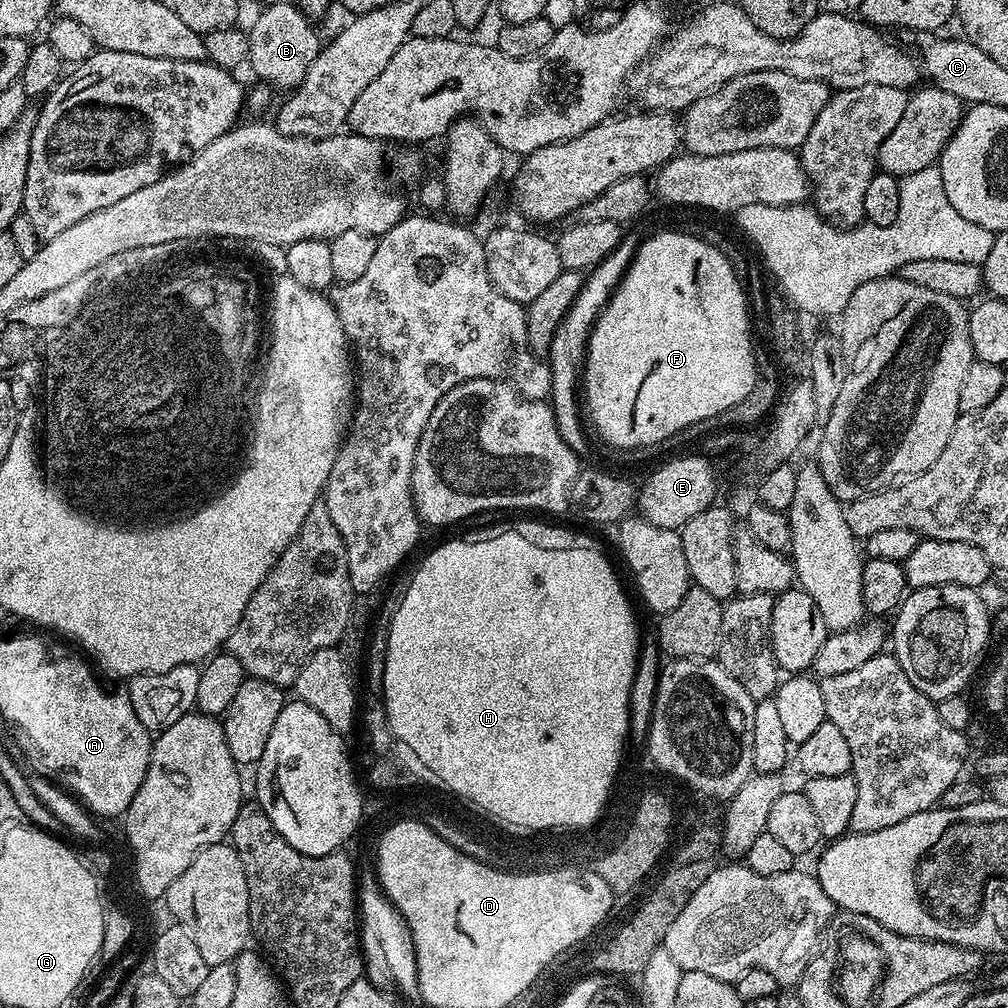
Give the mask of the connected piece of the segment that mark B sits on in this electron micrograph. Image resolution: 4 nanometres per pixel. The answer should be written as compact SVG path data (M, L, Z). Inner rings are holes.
M292 2L272 4L257 14L252 28L247 29L247 63L252 64L253 70L256 71L256 76L260 79L257 81L273 89L288 88L287 90L295 90L302 83L322 47L322 39L320 40L312 24L315 23Z

